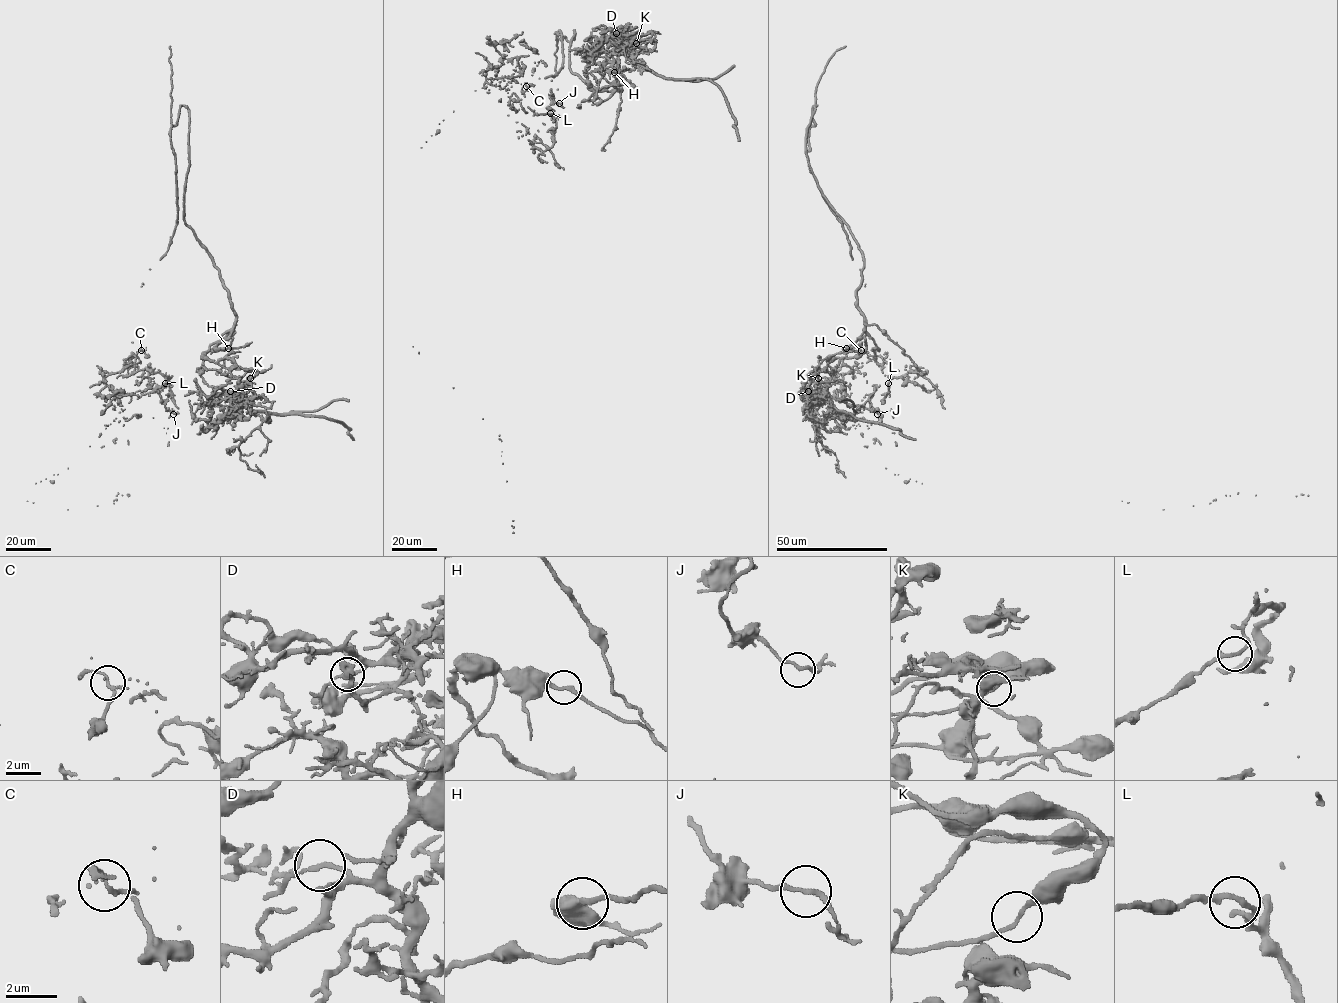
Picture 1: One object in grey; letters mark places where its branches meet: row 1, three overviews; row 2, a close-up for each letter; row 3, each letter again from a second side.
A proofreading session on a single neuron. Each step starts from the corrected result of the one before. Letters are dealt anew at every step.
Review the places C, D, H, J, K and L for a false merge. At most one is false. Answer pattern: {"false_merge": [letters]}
{"false_merge": ["K"]}

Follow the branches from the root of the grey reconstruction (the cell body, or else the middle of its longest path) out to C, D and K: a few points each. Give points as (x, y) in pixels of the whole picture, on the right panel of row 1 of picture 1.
C: (882, 413), (870, 396), (891, 378), (937, 389), (921, 373), (898, 377), (861, 350)
D: (882, 413), (825, 393), (810, 405), (805, 396), (808, 391)
K: (882, 413), (832, 398), (824, 392), (826, 387), (818, 378)

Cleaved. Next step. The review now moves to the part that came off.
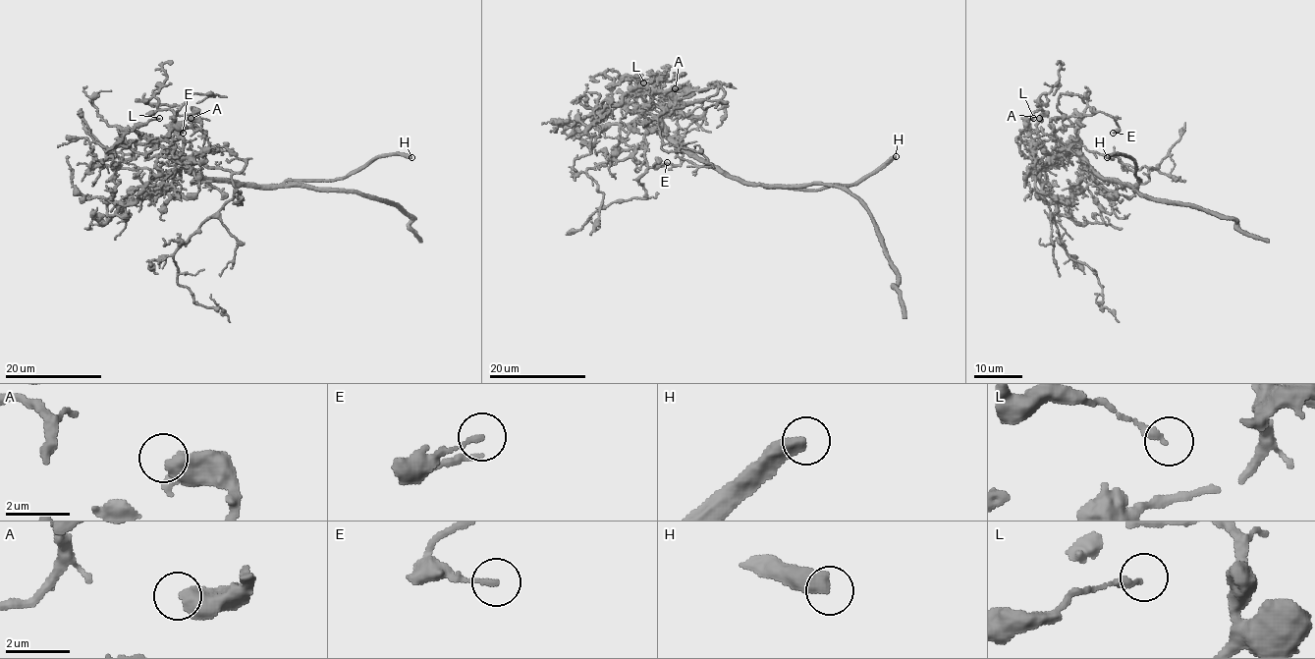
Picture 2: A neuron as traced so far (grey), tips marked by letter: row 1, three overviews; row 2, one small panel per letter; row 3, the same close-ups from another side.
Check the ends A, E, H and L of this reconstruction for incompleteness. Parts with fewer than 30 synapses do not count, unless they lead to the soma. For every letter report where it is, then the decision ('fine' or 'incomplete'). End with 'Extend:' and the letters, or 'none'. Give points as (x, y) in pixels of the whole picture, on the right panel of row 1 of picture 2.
A: at (1039, 118); fine
E: at (1113, 133); fine
H: at (1107, 157); incomplete
L: at (1033, 118); fine
Extend: H

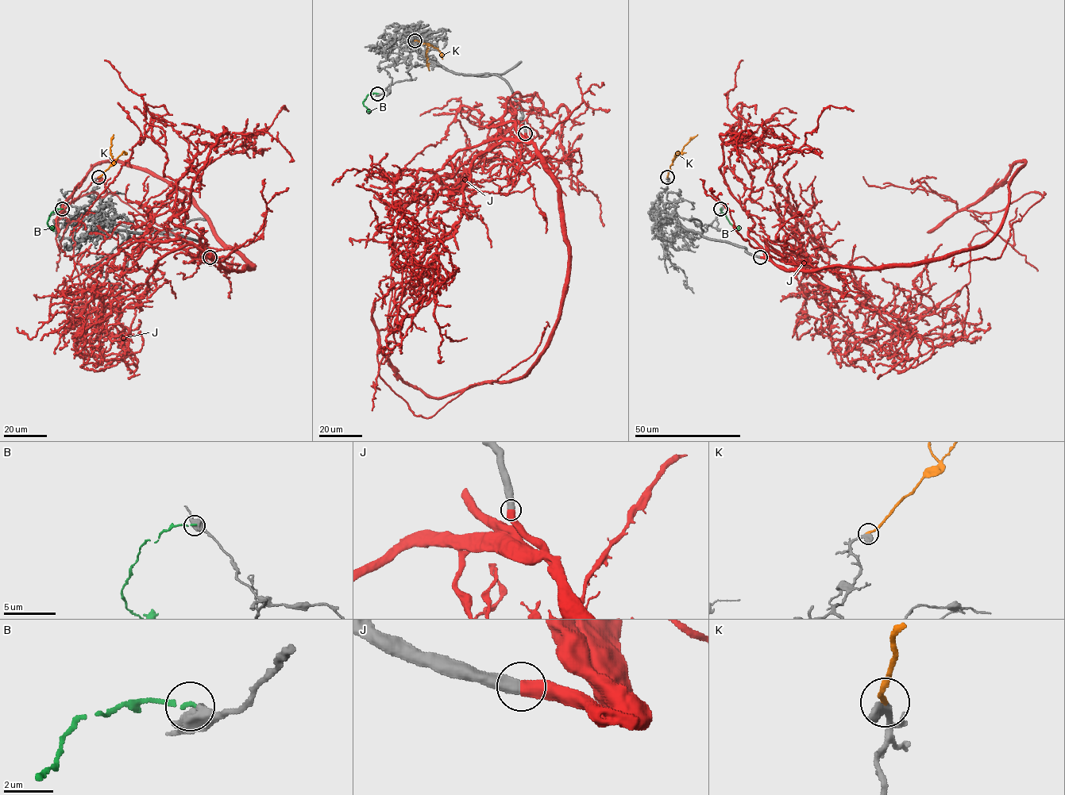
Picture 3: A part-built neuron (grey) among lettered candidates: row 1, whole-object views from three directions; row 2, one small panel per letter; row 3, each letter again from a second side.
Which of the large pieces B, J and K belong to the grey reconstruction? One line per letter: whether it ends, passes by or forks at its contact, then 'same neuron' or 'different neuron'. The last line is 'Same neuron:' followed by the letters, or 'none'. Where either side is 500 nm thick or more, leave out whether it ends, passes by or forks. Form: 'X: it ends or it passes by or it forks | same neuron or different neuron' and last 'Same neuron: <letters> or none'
B: different neuron
J: different neuron
K: it ends | same neuron
Same neuron: K

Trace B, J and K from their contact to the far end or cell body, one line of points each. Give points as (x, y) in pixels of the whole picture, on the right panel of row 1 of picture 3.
B: (720, 209), (735, 228), (739, 225)
J: (760, 257), (786, 270), (894, 267), (982, 246), (1024, 163), (966, 209), (1045, 193), (1000, 257), (954, 257)
K: (668, 177), (675, 157), (697, 134)

